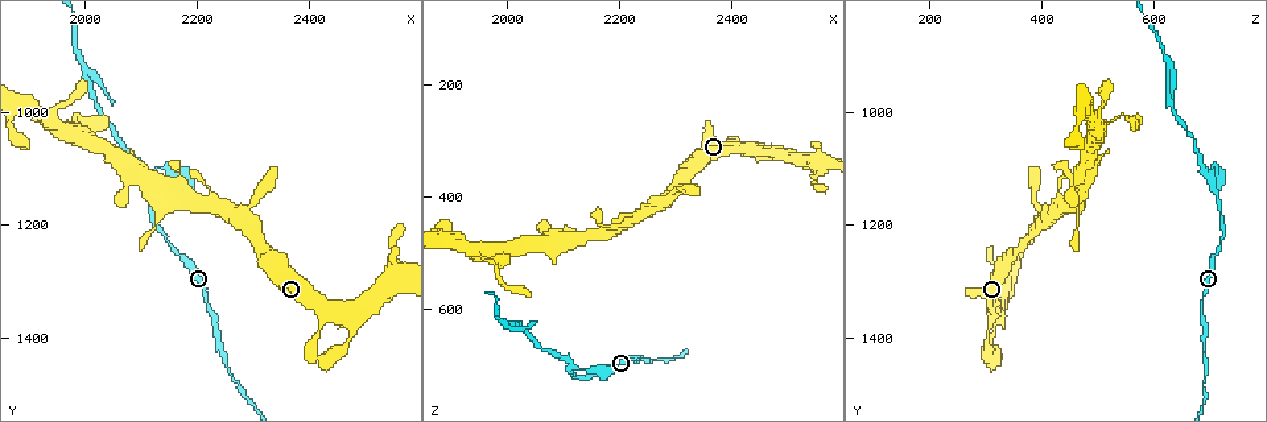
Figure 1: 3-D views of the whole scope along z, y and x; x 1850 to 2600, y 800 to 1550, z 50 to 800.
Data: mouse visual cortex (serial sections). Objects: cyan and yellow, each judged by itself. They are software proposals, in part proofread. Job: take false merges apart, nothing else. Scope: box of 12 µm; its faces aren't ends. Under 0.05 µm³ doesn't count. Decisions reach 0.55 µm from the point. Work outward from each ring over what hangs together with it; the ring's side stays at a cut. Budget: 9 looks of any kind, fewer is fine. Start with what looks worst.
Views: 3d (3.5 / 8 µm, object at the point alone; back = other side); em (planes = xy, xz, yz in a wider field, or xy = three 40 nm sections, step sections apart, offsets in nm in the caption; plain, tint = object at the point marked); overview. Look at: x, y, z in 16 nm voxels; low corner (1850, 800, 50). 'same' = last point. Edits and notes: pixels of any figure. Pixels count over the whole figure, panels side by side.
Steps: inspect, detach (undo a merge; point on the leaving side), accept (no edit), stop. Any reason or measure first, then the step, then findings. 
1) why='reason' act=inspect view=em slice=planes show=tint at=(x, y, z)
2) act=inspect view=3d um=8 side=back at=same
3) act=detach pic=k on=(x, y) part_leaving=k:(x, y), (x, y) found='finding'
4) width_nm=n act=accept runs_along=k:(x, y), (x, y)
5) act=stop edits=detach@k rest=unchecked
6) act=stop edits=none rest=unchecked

why='three-way junction' act=inspect view=3d um=3.5 at=(2115, 1110, 690)

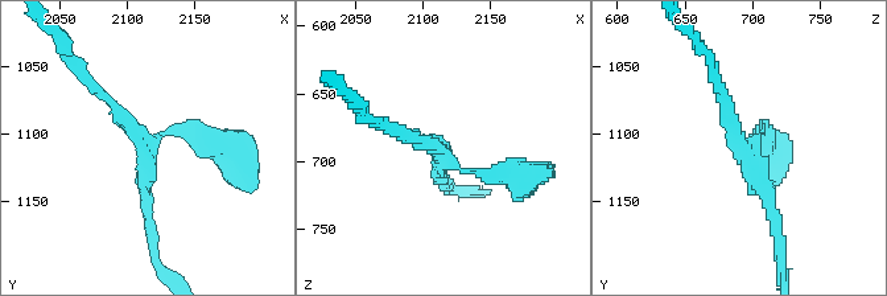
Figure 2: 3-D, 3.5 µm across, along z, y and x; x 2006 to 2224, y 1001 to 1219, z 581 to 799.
arms=3 arm_widths_nm=150,150,250 why='shape alone is not enough' act=inspect view=em slice=planes show=tint at=(2116, 1110, 696)

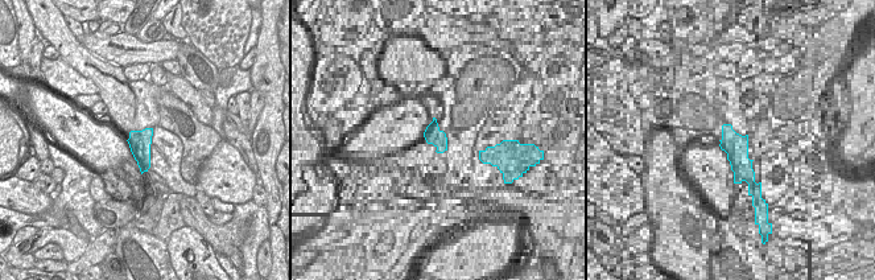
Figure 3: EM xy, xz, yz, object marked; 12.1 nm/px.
width_nm=260 act=accept runs_along=2:(778, 229), (771, 197), (717, 83) found='continuous, no second cell'

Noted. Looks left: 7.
why='a narrow waist' act=inspect view=3d um=3.5 at=(2020, 940, 630)

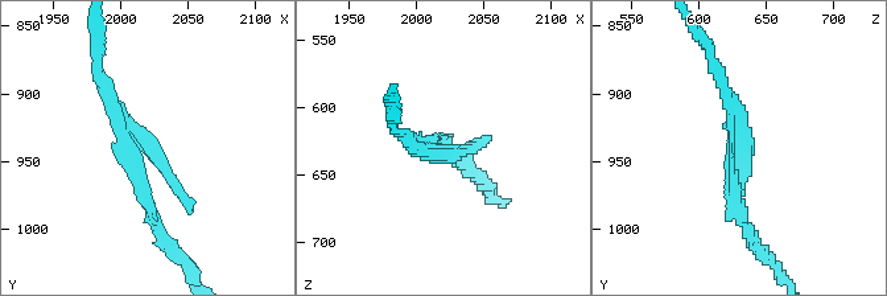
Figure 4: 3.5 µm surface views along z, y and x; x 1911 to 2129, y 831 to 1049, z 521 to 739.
why='now the EM' act=inspect view=em slice=xy step=2 show=tint at=(2018, 942, 628)

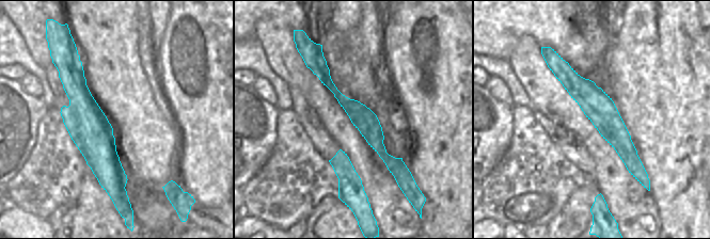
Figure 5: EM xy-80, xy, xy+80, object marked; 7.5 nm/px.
act=accept runs_along=5:(318, 59), (396, 175) found='all the same cell'

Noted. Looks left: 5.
why='three arms meet' act=inspect view=3d um=8 at=(2470, 1360, 320)

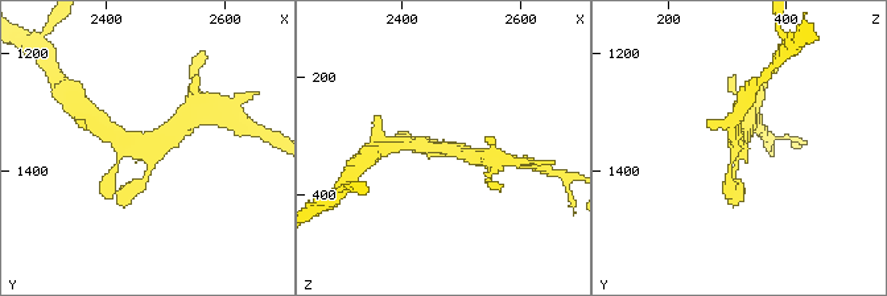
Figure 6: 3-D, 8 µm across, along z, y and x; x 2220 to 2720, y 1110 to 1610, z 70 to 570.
why='need the tissue' act=inspect view=em slice=xy step=3 show=tint at=(2470, 1365, 315)

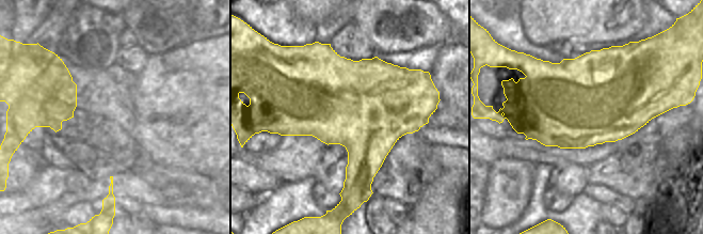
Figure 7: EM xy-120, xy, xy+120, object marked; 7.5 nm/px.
act=accept runs_along=6:(409, 144), (448, 148), (474, 157) found='all the same cell'

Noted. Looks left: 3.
why='side arm on a straight run' act=inspect view=3d um=3.5 at=(2560, 1290, 340)

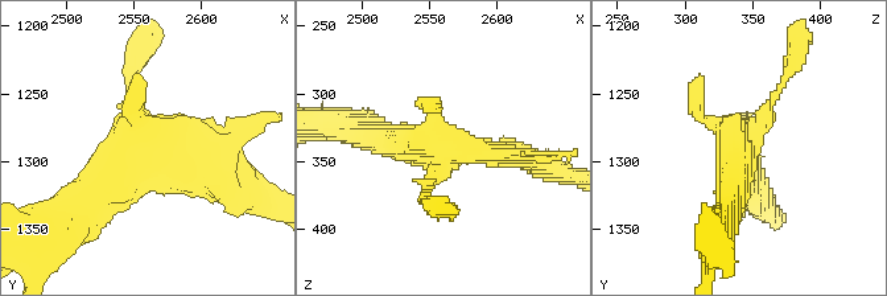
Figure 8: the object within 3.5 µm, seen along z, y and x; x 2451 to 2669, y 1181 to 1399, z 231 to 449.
why='now the EM' act=inspect view=em slice=xy step=5 show=tint at=(2556, 1286, 340)

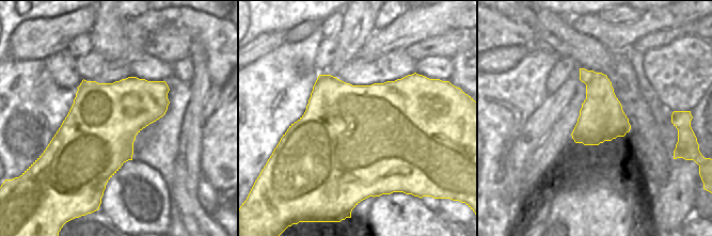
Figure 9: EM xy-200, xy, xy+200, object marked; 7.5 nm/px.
act=accept runs_along=8:(727, 205), (737, 148), (788, 72) found='one cell here'

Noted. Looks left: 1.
act=stop edits=none rest=unchecked

